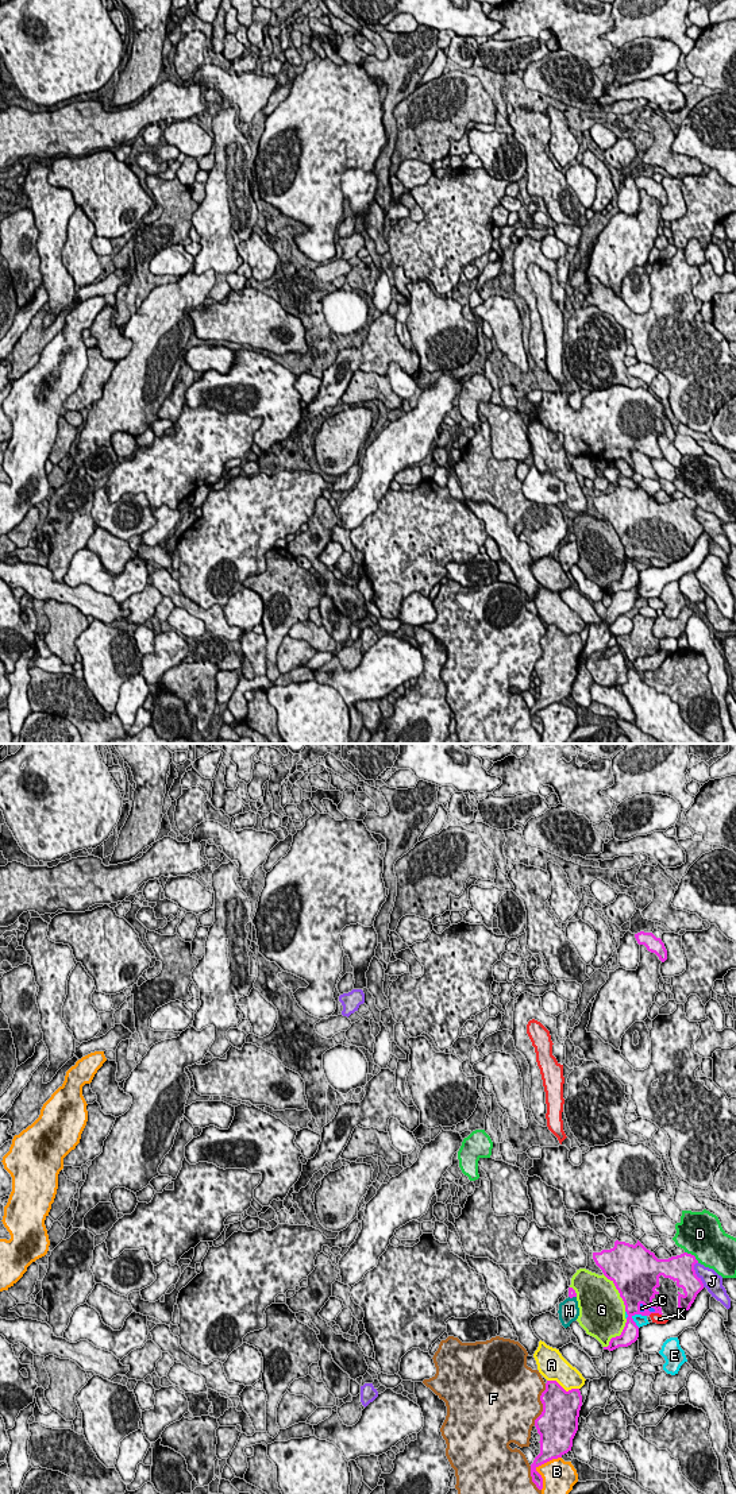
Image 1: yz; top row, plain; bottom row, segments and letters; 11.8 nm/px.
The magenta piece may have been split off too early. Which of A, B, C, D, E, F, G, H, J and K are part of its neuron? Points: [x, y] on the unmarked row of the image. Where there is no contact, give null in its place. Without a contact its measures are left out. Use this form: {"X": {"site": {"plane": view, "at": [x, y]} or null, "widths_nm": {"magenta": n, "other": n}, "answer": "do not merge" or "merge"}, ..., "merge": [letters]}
{"A": {"site": {"plane": "yz", "at": [562, 632]}, "widths_nm": {"magenta": 440, "other": 300}, "answer": "do not merge"}, "B": {"site": {"plane": "yz", "at": [538, 710]}, "widths_nm": {"magenta": 240, "other": 360}, "answer": "do not merge"}, "C": {"site": {"plane": "yz", "at": [647, 554]}, "widths_nm": {"magenta": 320, "other": 60}, "answer": "merge"}, "D": {"site": {"plane": "yz", "at": [693, 500]}, "widths_nm": {"magenta": 320, "other": 480}, "answer": "do not merge"}, "E": {"site": {"plane": "yz", "at": [632, 564]}, "widths_nm": {"magenta": 220, "other": 130}, "answer": "do not merge"}, "F": {"site": {"plane": "yz", "at": [542, 647]}, "widths_nm": {"magenta": 440, "other": 460}, "answer": "do not merge"}, "G": {"site": {"plane": "yz", "at": [619, 536]}, "widths_nm": {"magenta": 500, "other": 480}, "answer": "do not merge"}, "H": {"site": {"plane": "yz", "at": [573, 540]}, "widths_nm": {"magenta": 100, "other": 240}, "answer": "do not merge"}, "J": {"site": {"plane": "yz", "at": [696, 518]}, "widths_nm": {"magenta": 320, "other": 220}, "answer": "do not merge"}, "K": {"site": {"plane": "yz", "at": [654, 556]}, "widths_nm": {"magenta": 220, "other": 120}, "answer": "do not merge"}, "merge": ["C"]}

